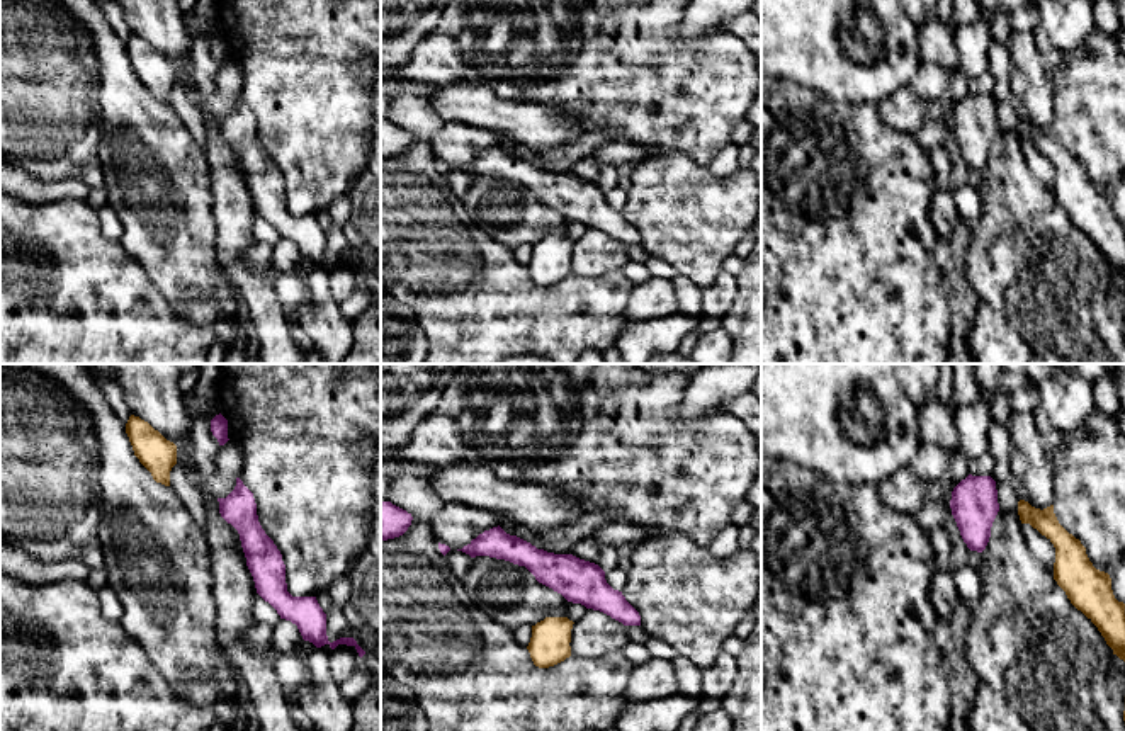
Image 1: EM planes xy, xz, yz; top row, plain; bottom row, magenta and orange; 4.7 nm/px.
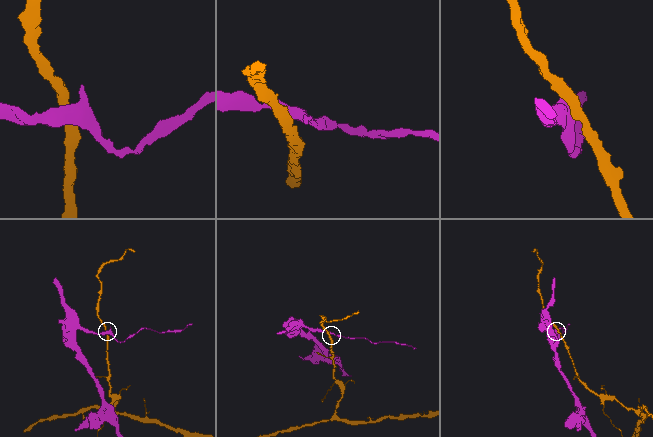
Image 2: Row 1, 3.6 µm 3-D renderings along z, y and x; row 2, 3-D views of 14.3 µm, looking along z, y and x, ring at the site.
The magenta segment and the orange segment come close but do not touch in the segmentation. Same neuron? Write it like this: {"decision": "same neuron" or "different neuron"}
{"decision": "different neuron"}

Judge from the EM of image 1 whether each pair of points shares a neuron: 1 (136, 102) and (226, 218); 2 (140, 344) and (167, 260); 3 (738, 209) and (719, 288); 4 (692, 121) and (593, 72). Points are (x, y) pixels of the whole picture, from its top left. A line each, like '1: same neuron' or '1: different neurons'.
1: different neurons
2: different neurons
3: different neurons
4: same neuron

